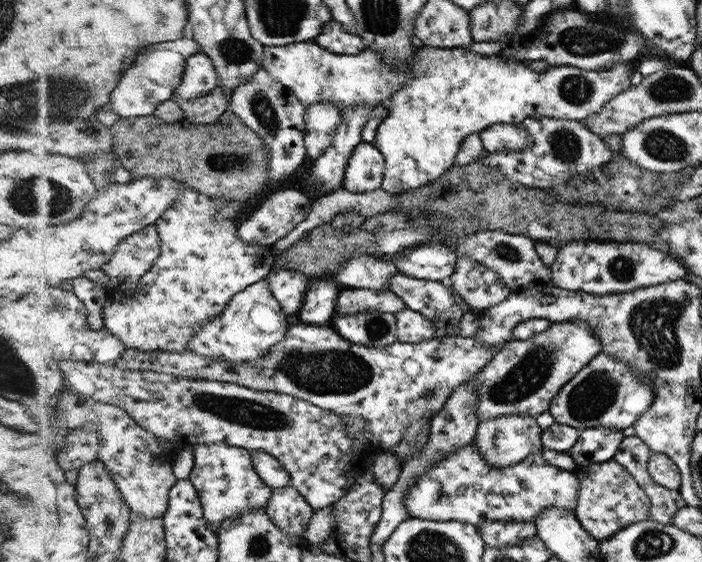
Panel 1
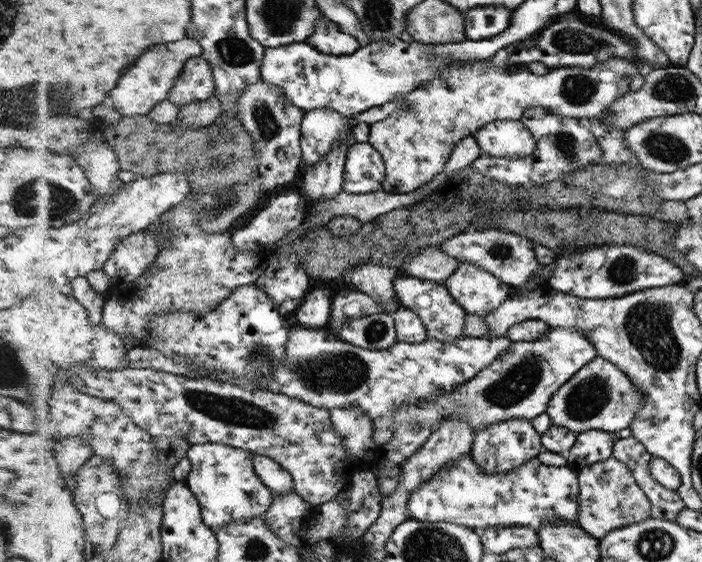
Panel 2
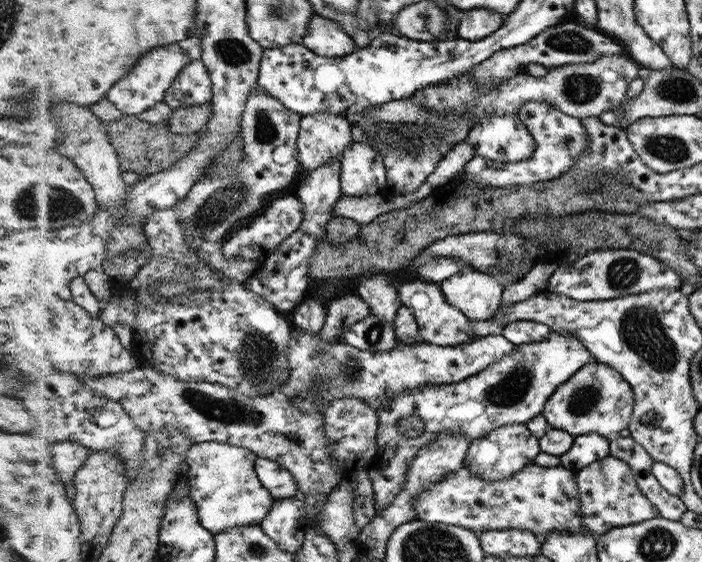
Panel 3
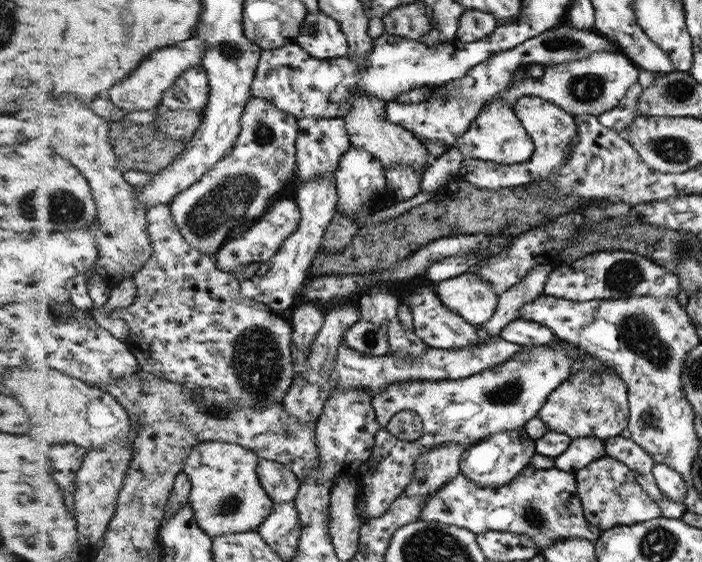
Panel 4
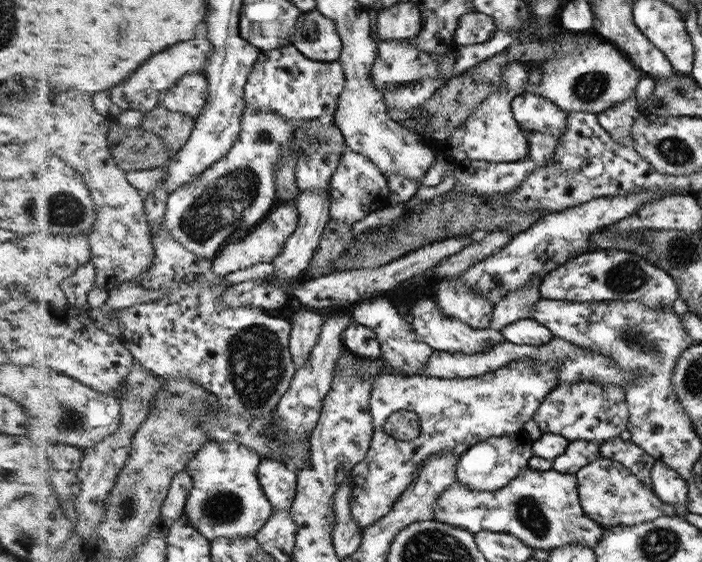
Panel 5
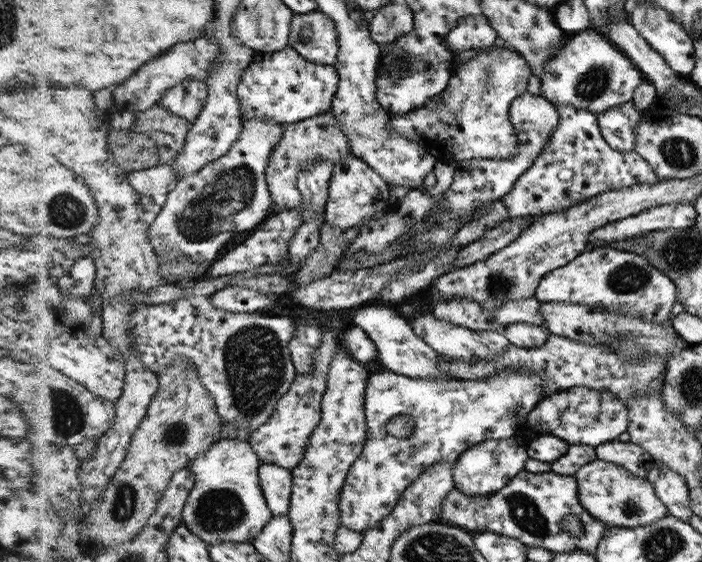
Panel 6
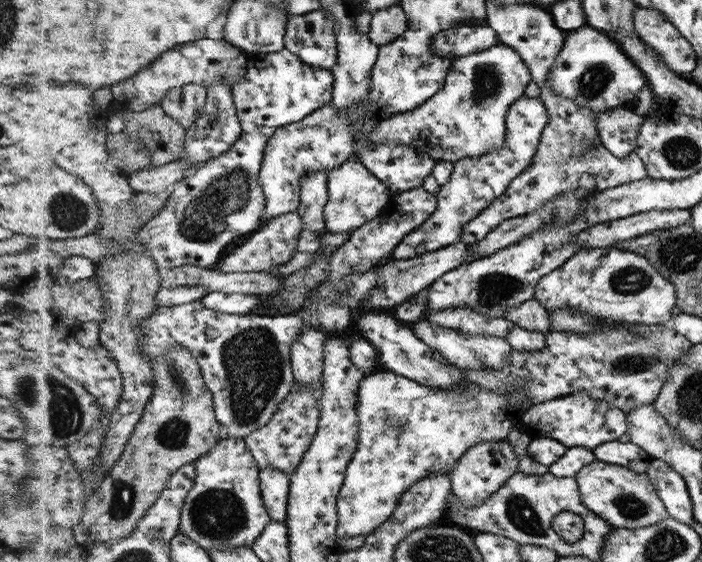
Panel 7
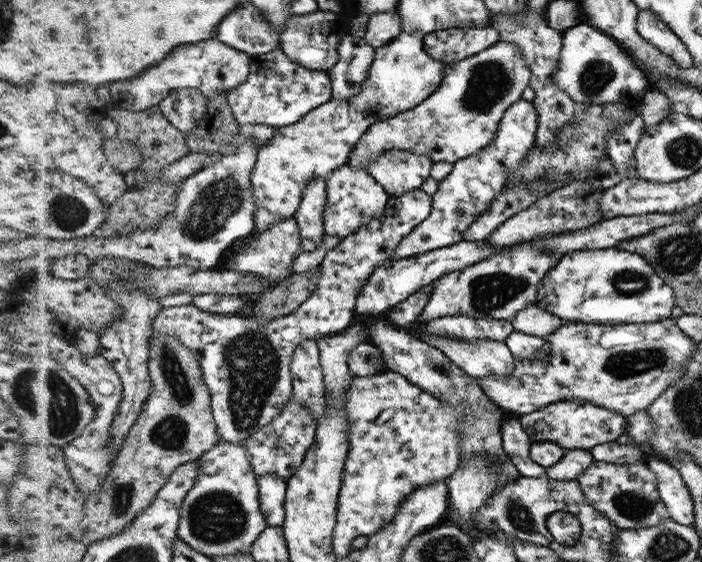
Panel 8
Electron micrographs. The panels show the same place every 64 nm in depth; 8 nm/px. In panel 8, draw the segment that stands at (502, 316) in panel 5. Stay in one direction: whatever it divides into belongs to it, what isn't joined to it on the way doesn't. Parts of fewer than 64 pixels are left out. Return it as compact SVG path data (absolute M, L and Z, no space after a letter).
M535 303L518 311L511 319L514 331L545 338L564 325L564 320L555 314L542 310Z

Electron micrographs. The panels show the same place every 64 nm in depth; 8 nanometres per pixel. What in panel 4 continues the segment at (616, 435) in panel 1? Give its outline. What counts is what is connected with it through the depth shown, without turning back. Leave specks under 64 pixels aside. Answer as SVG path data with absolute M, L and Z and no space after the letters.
M595 436L572 439L568 448L555 457L555 467L564 472L575 473L581 468L605 456L605 441Z

